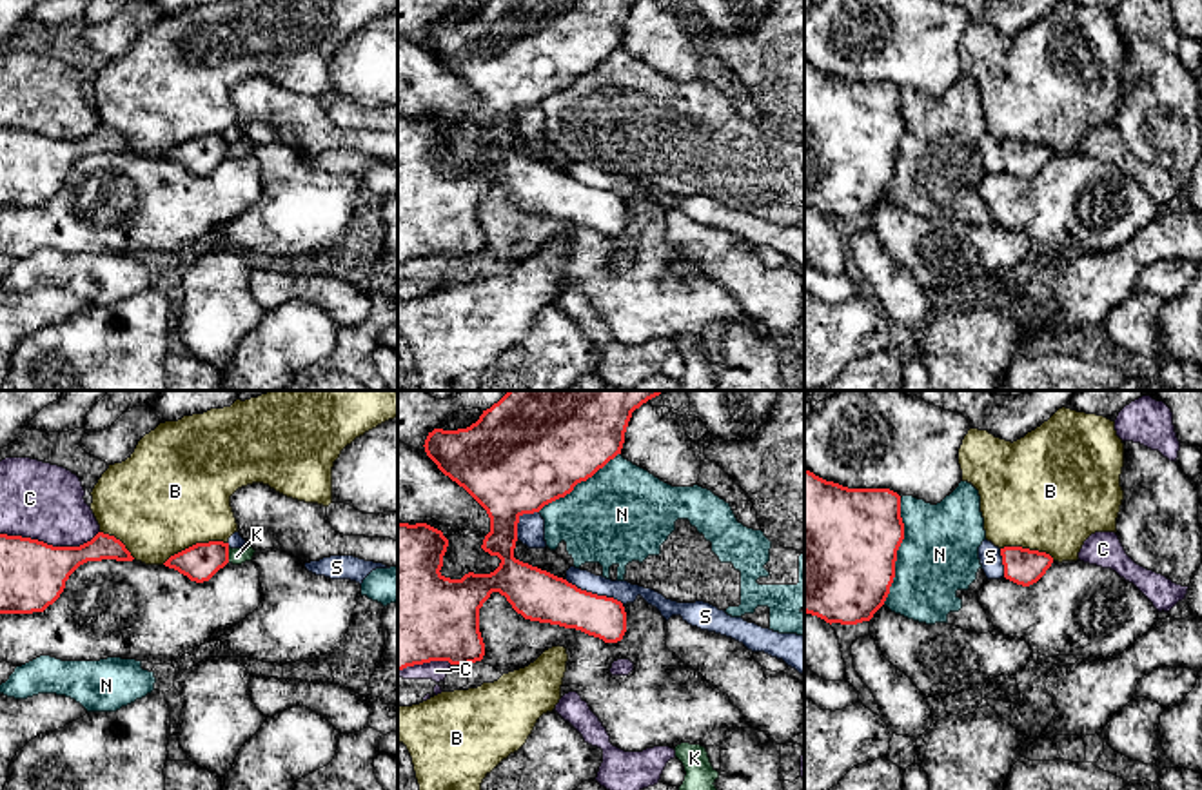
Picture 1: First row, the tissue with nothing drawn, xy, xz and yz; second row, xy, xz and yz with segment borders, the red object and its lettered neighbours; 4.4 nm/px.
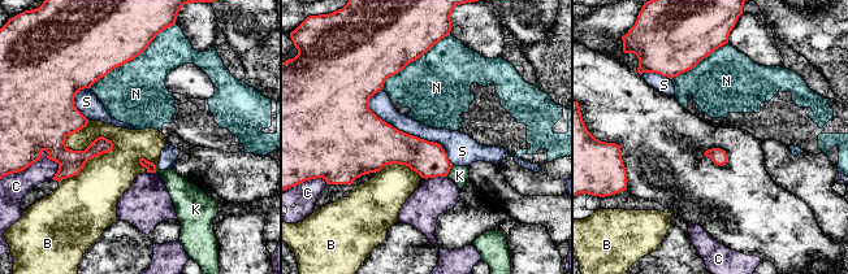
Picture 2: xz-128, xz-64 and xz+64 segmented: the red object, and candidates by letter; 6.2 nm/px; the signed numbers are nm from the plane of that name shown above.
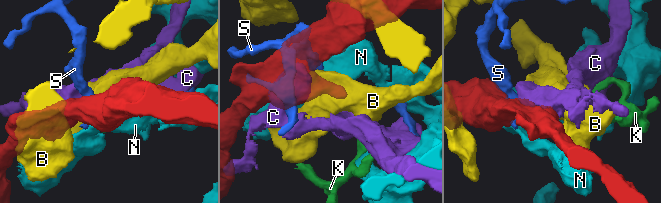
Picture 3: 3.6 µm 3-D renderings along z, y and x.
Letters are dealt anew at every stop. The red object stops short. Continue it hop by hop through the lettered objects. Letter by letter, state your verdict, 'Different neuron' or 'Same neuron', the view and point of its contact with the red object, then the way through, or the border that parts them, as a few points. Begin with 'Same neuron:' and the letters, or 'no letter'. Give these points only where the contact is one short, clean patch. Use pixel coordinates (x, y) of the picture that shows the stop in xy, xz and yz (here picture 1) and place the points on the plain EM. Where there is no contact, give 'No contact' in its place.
Same neuron: no letter
B: Different neuron. Touches red at xy (193, 138)
C: Different neuron. Touches red at xy (49, 138)
K: Different neuron. Touches red at xy (227, 148). Boundary: xy (227, 140), (229, 155)
N: Different neuron. Touches red at yz (897, 142)
S: Different neuron. Touches red at xz (594, 187)

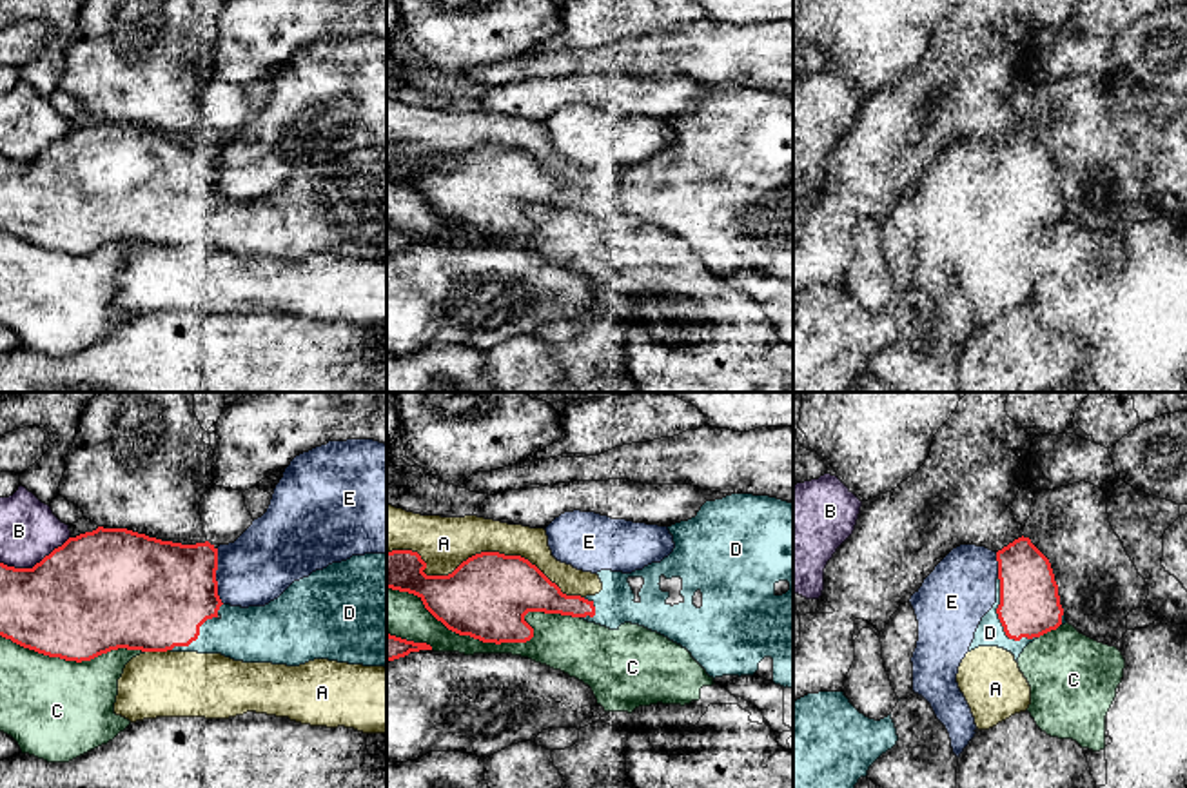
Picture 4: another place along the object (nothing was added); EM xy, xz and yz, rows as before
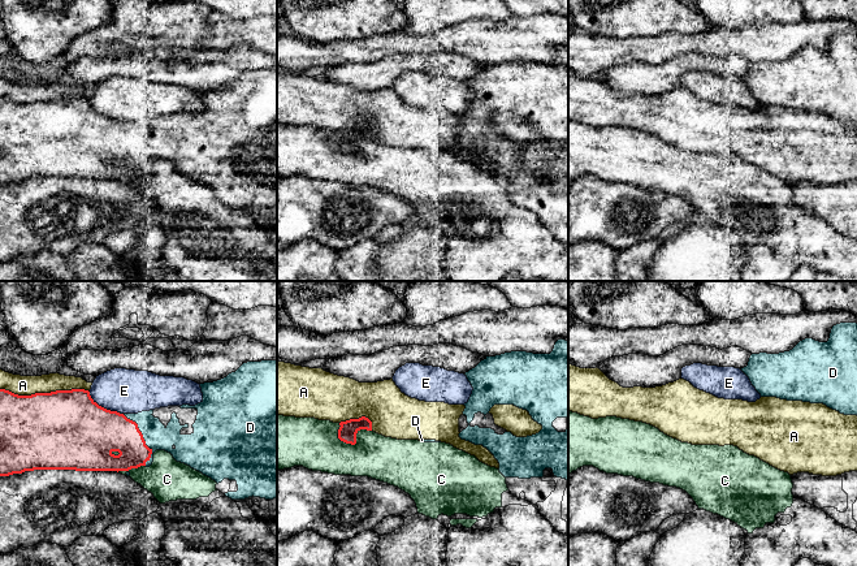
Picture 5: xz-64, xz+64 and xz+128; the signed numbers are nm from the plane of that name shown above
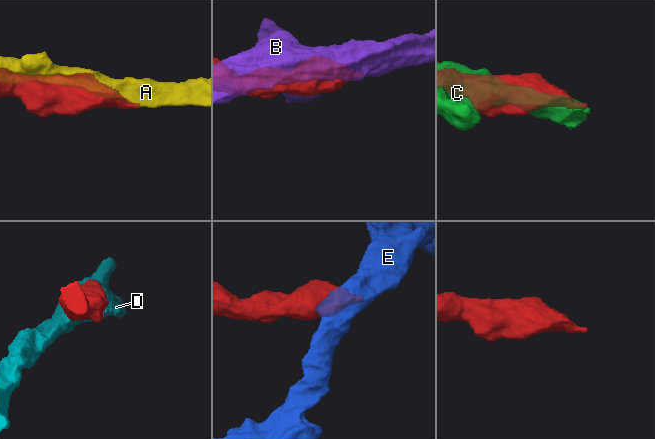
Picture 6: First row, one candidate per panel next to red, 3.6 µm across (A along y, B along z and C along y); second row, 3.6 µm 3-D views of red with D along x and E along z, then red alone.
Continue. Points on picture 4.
Same neuron: D
A: Different neuron. Touches red at xz (480, 147)
B: Different neuron. Touches red at xy (37, 157)
C: Different neuron. Touches red at xz (496, 236)
D: Same neuron. Touches red at yz (1000, 215)
E: Different neuron. Touches red at xy (215, 169)

